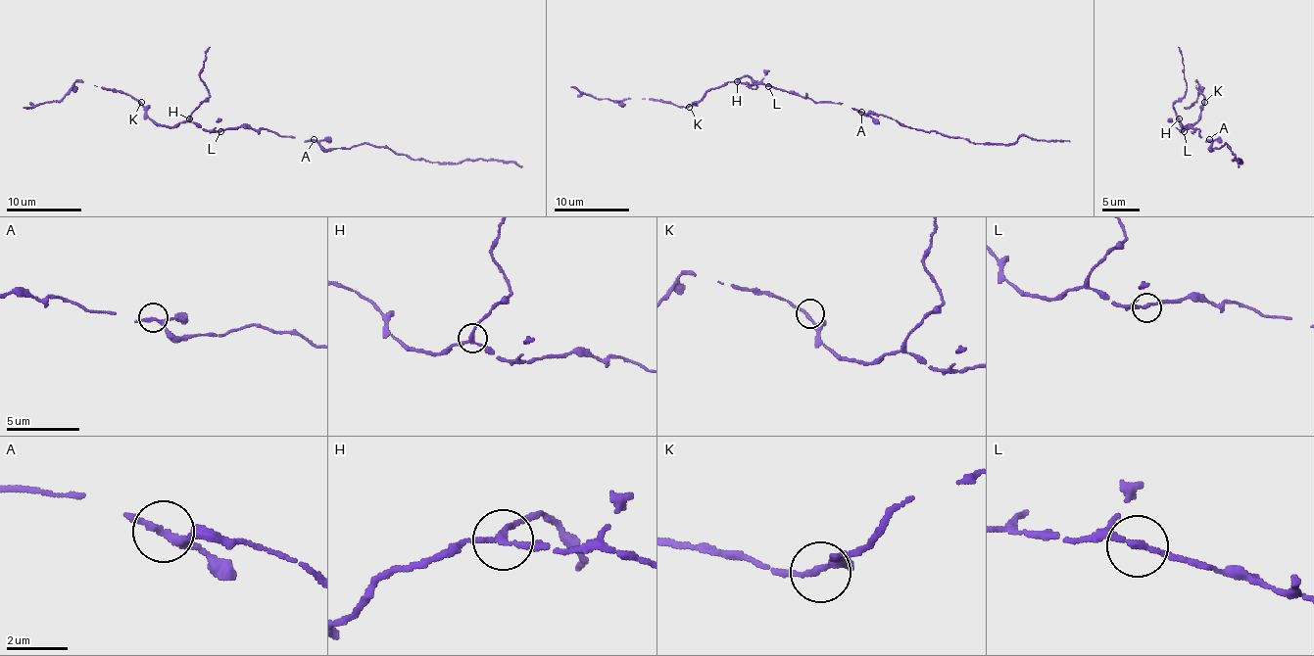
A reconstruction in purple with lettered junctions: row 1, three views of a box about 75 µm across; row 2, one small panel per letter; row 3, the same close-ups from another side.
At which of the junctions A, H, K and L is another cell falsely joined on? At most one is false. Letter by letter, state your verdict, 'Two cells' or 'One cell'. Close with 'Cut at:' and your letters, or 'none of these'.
A: One cell
H: Two cells
K: One cell
L: One cell
Cut at: H

